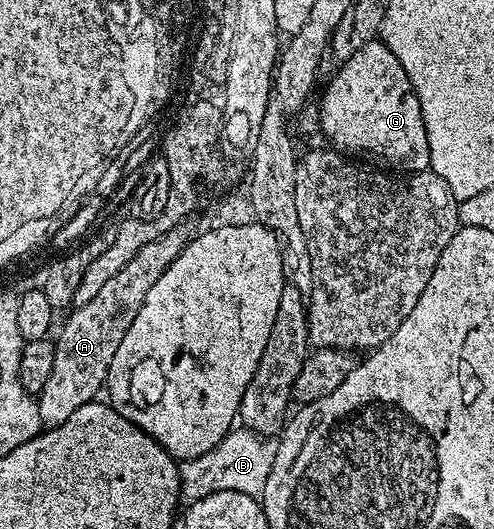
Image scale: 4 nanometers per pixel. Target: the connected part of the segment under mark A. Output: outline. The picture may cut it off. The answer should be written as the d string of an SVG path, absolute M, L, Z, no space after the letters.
M182 223L171 231L159 235L147 247L119 271L119 275L111 275L103 288L91 299L91 303L76 306L68 314L61 334L56 334L55 361L52 364L50 378L44 384L41 393L36 394L35 400L39 407L42 426L52 427L71 419L79 407L102 392L109 376L111 359L115 359L115 351L119 351L119 343L123 343L123 335L127 335L127 327L135 323L135 315L139 315L139 307L147 299L147 291L159 283L159 275L175 263L175 259L184 251L191 240L190 226Z

